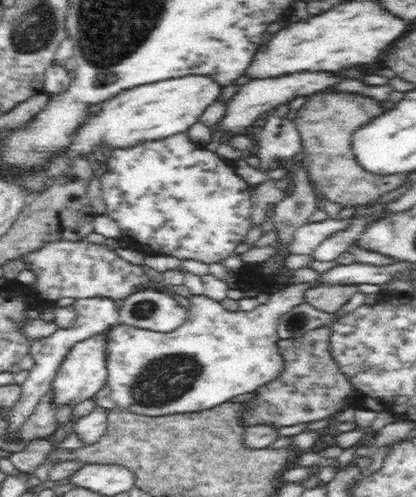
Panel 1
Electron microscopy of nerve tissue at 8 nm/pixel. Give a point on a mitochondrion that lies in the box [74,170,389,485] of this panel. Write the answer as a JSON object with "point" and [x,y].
{"point":[149,387]}

